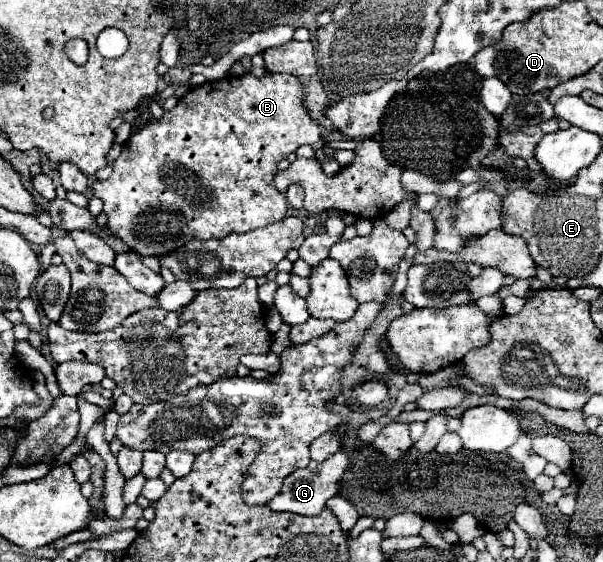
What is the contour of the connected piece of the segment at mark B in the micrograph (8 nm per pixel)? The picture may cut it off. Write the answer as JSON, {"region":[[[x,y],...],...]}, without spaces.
{"region":[[[243,74],[243,76],[227,76],[223,80],[215,82],[205,82],[203,86],[191,88],[187,94],[183,94],[177,100],[177,106],[169,112],[163,112],[161,118],[151,120],[147,126],[141,130],[133,132],[127,144],[123,146],[121,156],[113,164],[113,174],[107,180],[95,180],[91,186],[91,194],[97,196],[103,202],[103,212],[107,214],[107,230],[121,238],[133,252],[137,250],[139,256],[167,256],[175,252],[177,248],[185,246],[191,240],[211,240],[211,238],[225,238],[231,232],[249,232],[257,228],[265,228],[273,222],[279,222],[287,216],[287,198],[273,186],[273,178],[277,174],[277,164],[287,158],[287,154],[295,152],[303,144],[315,144],[321,138],[319,134],[319,124],[309,118],[305,106],[303,106],[303,88],[297,78],[289,74],[265,74],[261,78],[255,78],[253,74]]]}

